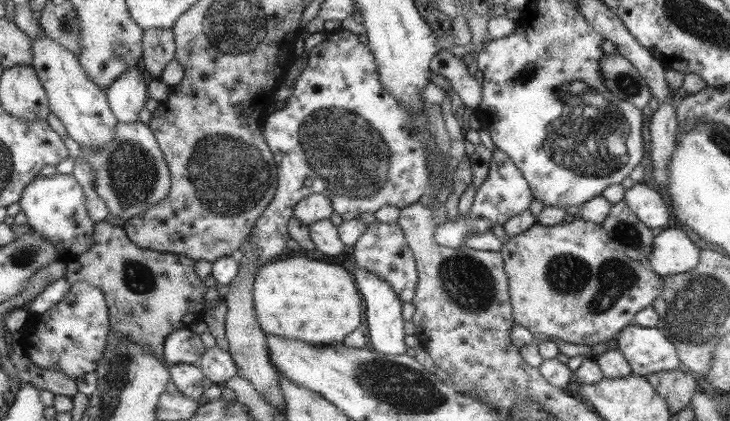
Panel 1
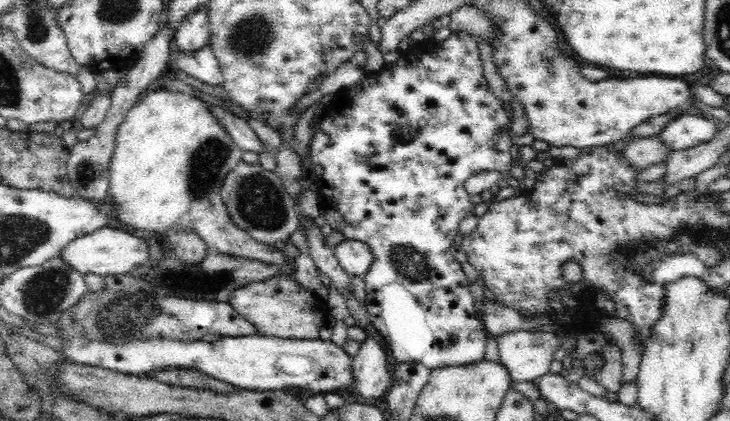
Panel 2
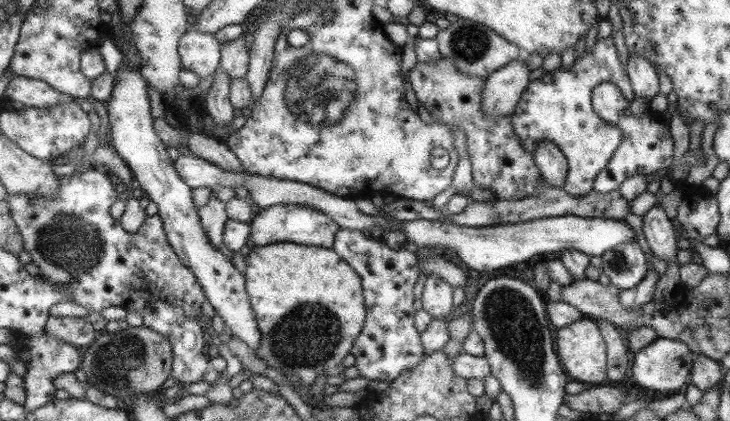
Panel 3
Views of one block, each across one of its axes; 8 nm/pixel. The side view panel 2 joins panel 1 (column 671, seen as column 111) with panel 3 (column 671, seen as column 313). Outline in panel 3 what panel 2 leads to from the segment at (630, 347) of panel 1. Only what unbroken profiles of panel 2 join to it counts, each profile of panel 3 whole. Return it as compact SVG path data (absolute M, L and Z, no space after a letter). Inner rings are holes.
M657 338L633 356L631 378L655 392L677 392L692 368L691 354L677 339Z

